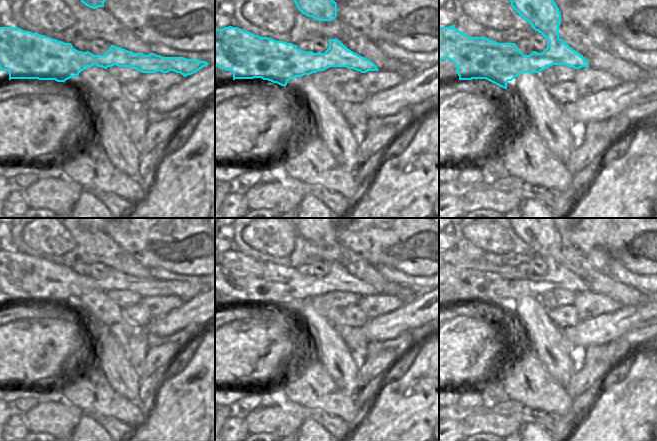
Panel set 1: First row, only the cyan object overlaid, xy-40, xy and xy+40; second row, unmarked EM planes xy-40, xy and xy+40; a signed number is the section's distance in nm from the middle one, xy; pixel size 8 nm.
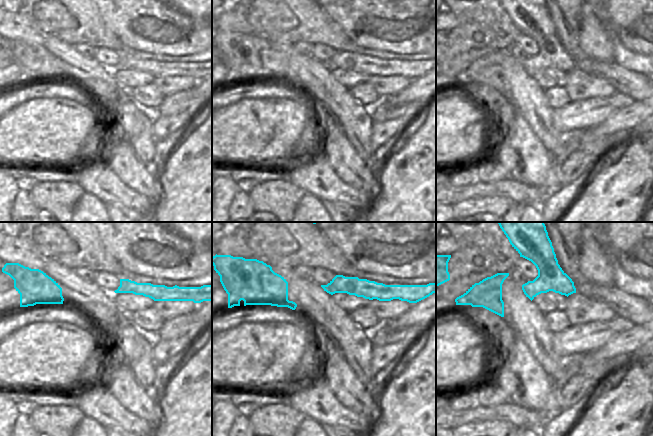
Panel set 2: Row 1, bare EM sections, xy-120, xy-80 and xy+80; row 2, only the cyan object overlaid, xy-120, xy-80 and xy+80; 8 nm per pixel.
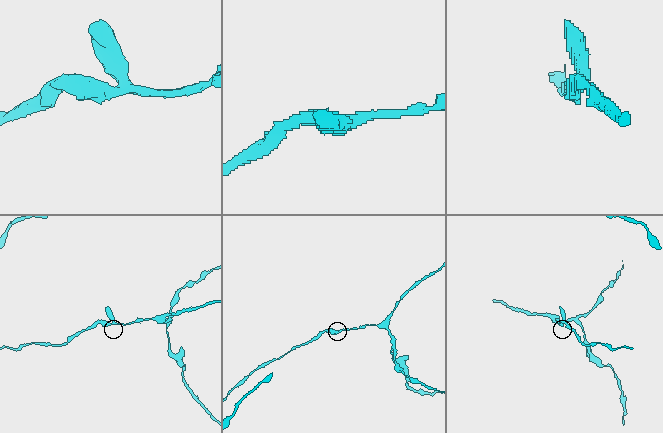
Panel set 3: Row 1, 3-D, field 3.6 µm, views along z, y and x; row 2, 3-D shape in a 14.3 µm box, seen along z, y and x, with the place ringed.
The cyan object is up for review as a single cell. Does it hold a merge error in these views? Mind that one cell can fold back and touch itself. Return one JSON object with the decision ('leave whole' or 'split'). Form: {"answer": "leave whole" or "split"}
{"answer": "leave whole"}

